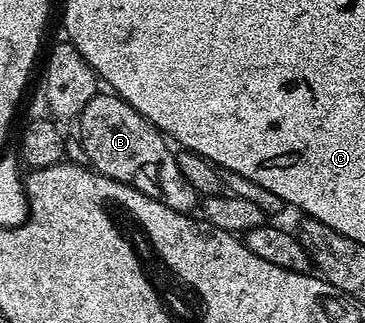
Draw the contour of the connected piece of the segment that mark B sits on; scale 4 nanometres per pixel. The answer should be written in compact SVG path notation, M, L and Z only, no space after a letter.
M98 92L89 101L87 108L83 108L79 125L81 146L89 157L88 165L97 173L167 204L167 208L177 214L189 214L198 209L197 190L180 171L177 155L173 150L169 151L170 143L166 135L151 125L135 108L131 108L129 102L124 102L112 92Z

